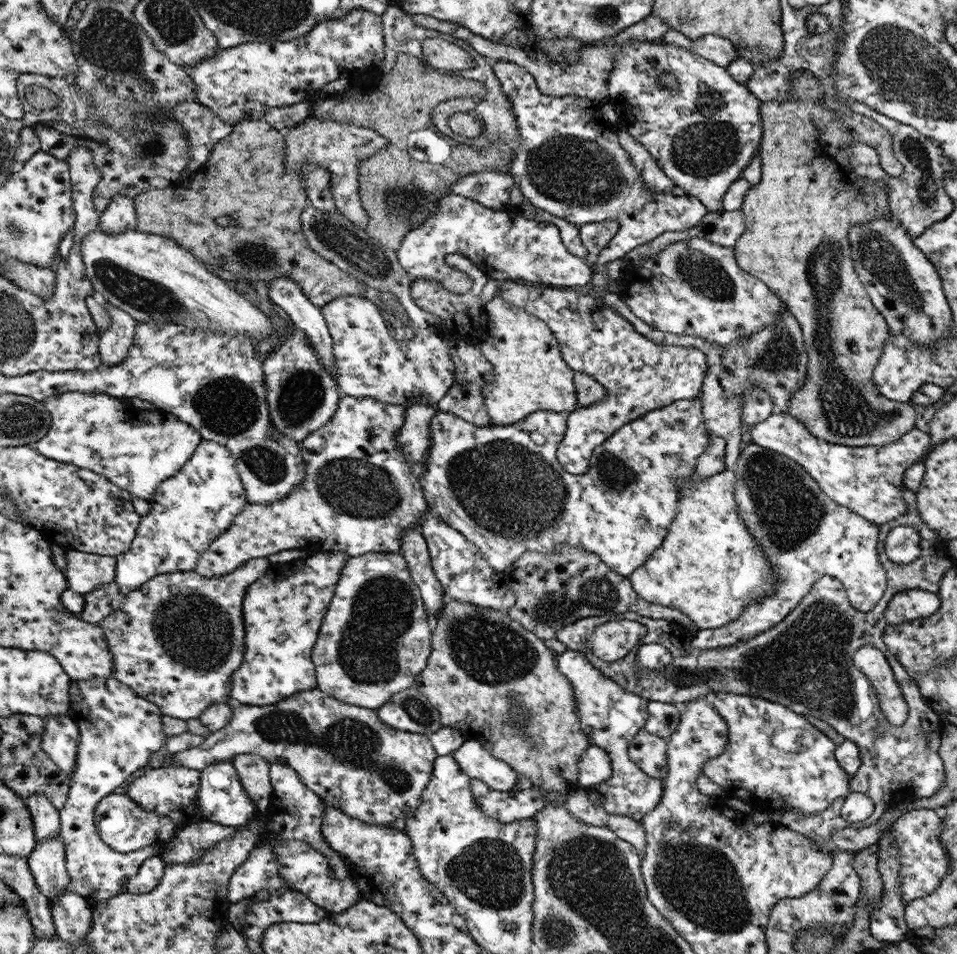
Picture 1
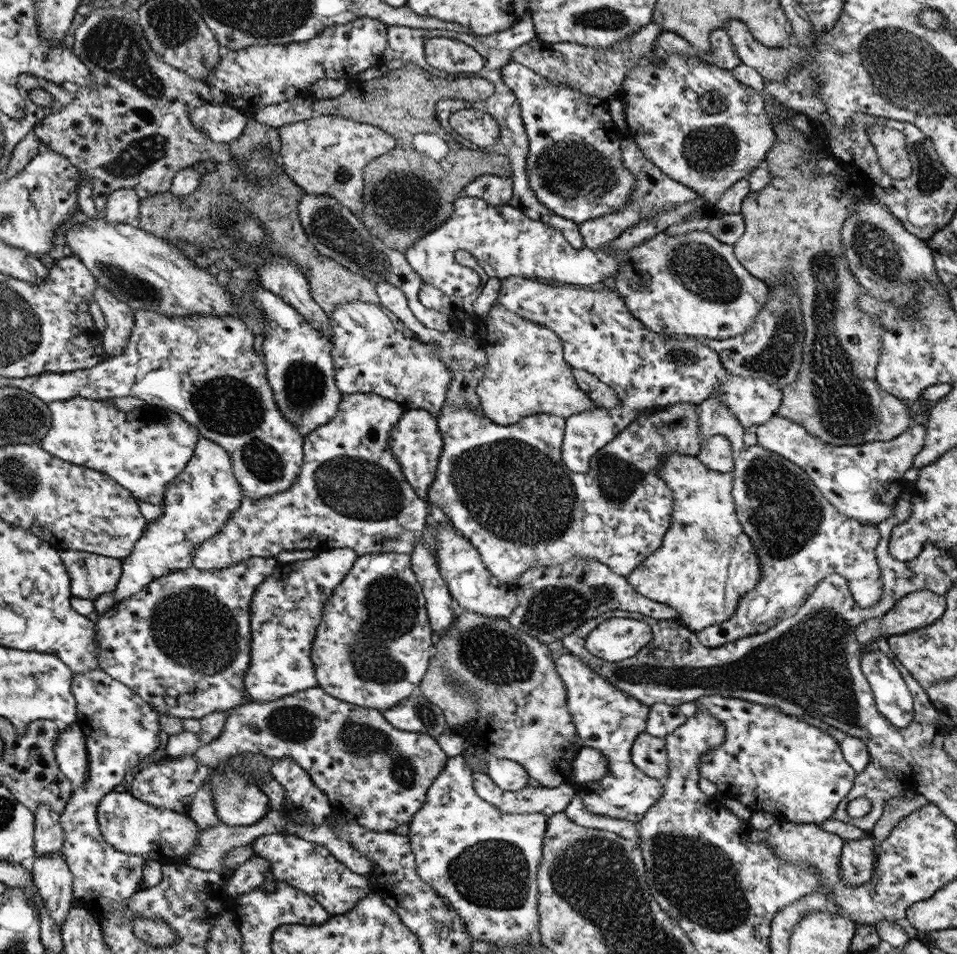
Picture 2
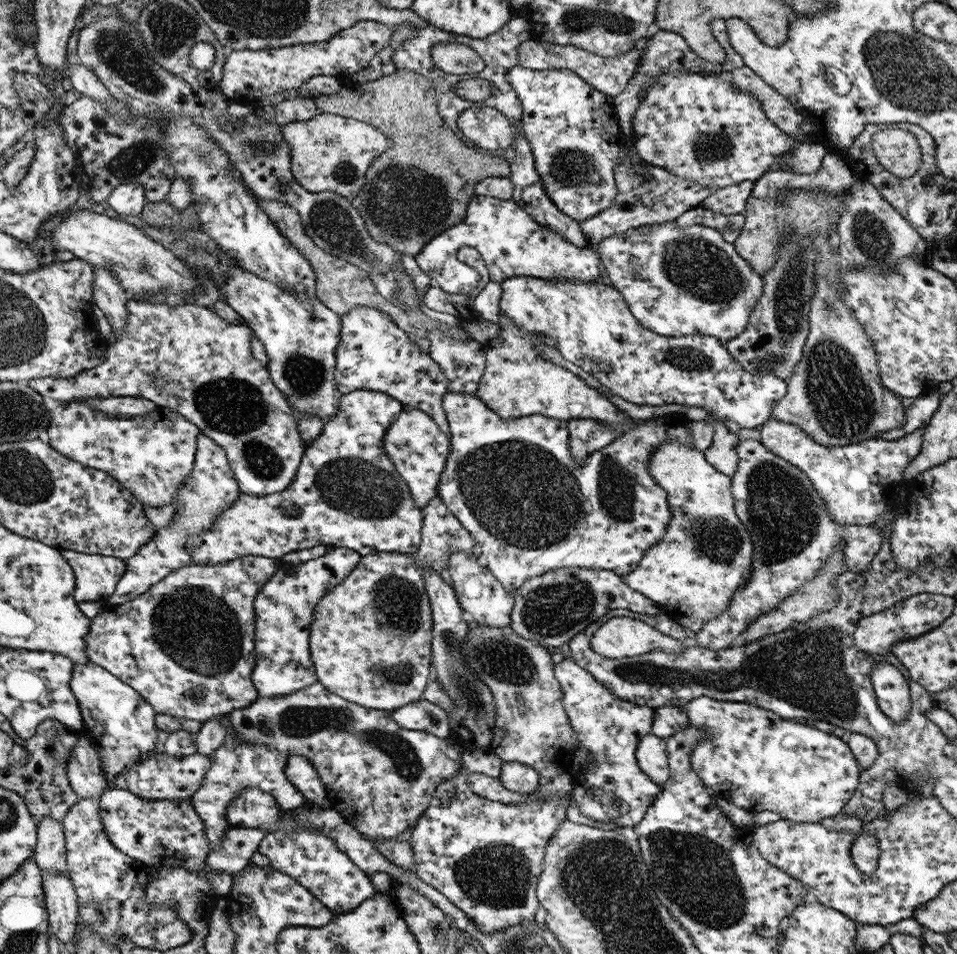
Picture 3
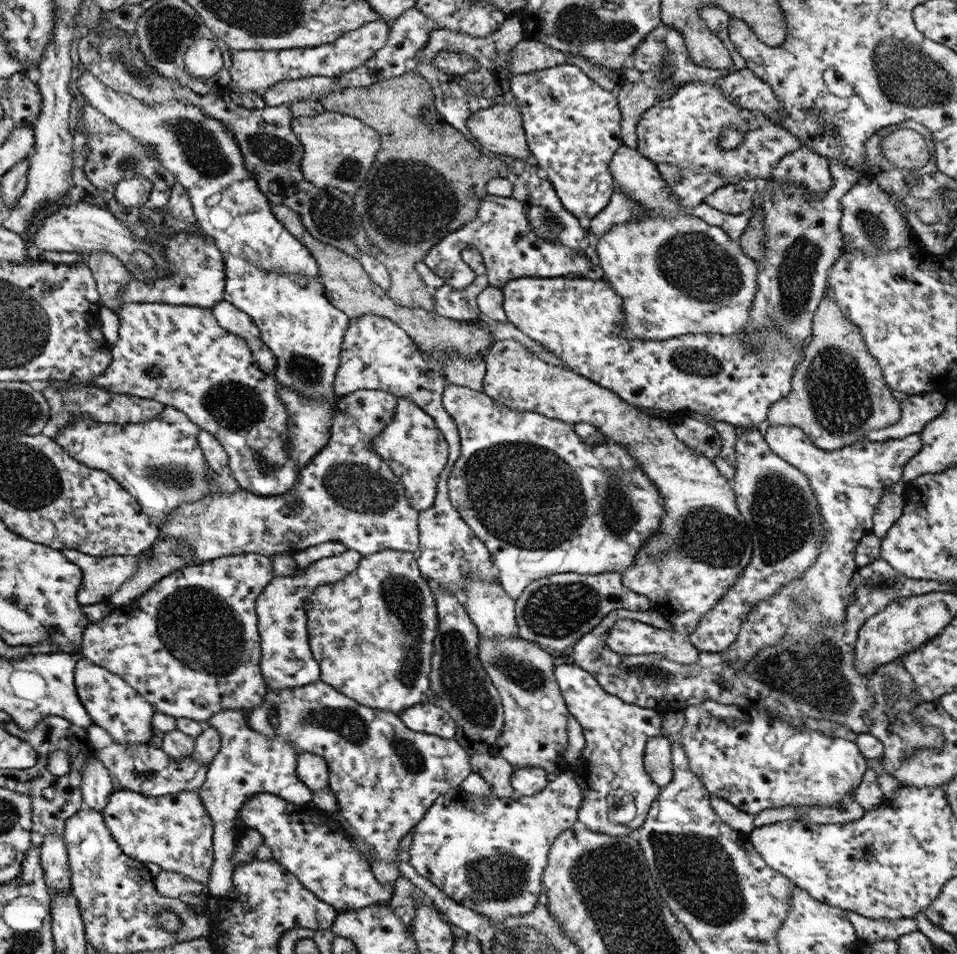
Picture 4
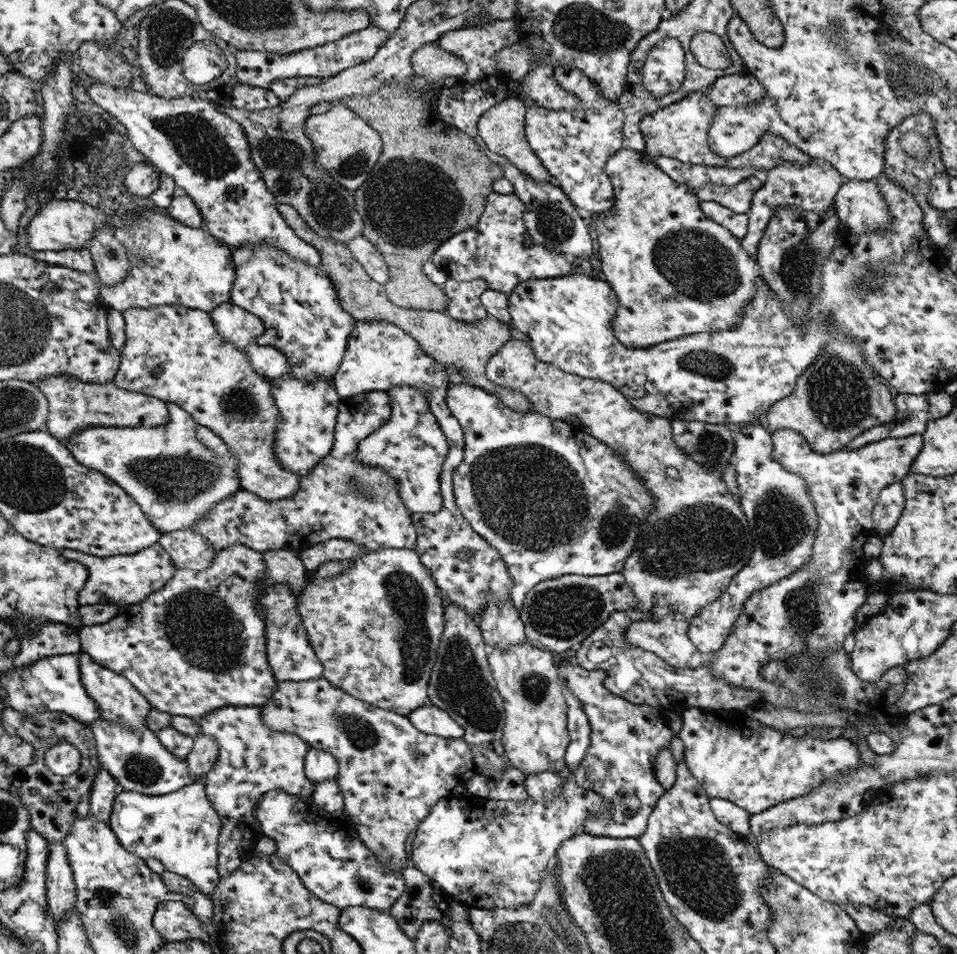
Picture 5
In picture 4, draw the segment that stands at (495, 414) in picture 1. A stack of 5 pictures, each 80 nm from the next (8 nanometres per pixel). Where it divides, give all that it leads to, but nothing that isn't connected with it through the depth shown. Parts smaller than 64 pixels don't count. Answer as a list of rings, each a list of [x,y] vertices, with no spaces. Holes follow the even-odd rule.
[[[506,339],[501,343],[497,343],[496,347],[488,352],[485,356],[485,375],[483,378],[483,387],[481,390],[484,393],[488,393],[489,397],[512,410],[519,410],[520,412],[537,412],[542,413],[542,416],[553,417],[556,420],[560,420],[565,423],[588,423],[592,427],[596,428],[599,433],[603,434],[606,442],[621,444],[625,446],[634,458],[641,464],[641,467],[645,469],[645,472],[650,477],[650,480],[657,485],[657,489],[660,490],[661,496],[665,500],[665,517],[664,522],[661,524],[661,529],[658,533],[652,535],[643,545],[641,551],[638,552],[637,559],[634,560],[633,567],[628,568],[621,573],[624,577],[624,583],[635,593],[644,595],[652,606],[651,610],[660,611],[665,616],[666,622],[672,624],[672,630],[670,629],[658,629],[652,627],[646,623],[642,623],[639,620],[618,620],[610,629],[608,635],[604,638],[604,645],[607,646],[612,652],[618,654],[648,654],[658,653],[665,656],[668,660],[689,665],[695,663],[699,657],[699,650],[691,643],[689,636],[696,631],[698,624],[701,623],[701,619],[704,618],[707,612],[713,610],[718,603],[721,602],[722,597],[735,585],[735,580],[739,577],[741,572],[744,572],[748,563],[750,563],[753,556],[753,541],[751,540],[751,534],[746,525],[746,521],[742,519],[740,511],[738,511],[738,504],[736,503],[735,493],[729,481],[717,468],[717,465],[713,463],[707,456],[699,455],[693,448],[690,448],[685,442],[682,442],[673,431],[673,427],[669,425],[667,418],[661,419],[648,413],[646,409],[640,409],[626,402],[623,397],[617,395],[613,389],[606,388],[604,385],[600,385],[597,381],[590,380],[589,377],[580,376],[572,370],[564,369],[563,367],[555,366],[545,361],[542,361],[542,356],[538,356],[538,352],[534,352],[534,348],[527,348],[526,344],[522,344],[522,340]]]

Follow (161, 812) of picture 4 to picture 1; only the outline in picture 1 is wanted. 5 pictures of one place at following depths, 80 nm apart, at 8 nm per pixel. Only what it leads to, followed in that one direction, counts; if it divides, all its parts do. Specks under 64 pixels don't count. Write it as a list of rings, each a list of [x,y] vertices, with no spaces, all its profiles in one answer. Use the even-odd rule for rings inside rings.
[[[114,793],[105,796],[97,804],[96,823],[101,839],[116,852],[129,853],[145,846],[154,846],[161,853],[167,844],[186,826],[177,826],[167,816],[155,812],[146,812],[140,808],[127,794]]]

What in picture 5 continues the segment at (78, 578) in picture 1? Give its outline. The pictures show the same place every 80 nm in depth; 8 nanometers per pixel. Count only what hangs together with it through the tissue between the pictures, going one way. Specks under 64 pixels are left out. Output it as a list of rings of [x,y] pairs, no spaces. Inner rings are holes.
[[[159,542],[136,555],[100,558],[76,550],[59,549],[59,552],[66,560],[78,562],[89,570],[89,579],[78,598],[80,606],[111,604],[124,608],[126,605],[139,603],[164,587],[176,571],[173,558]]]

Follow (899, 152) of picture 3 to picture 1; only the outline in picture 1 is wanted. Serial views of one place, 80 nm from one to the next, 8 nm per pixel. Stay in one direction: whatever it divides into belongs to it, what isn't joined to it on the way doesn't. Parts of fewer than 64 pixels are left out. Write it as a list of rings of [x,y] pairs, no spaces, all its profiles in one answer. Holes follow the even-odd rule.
[[[800,71],[792,76],[792,89],[789,90],[789,95],[785,100],[774,99],[771,101],[760,101],[761,108],[761,121],[762,121],[762,144],[760,144],[760,158],[761,158],[761,181],[754,186],[751,186],[746,193],[743,200],[742,210],[745,214],[745,231],[742,236],[736,241],[733,246],[735,252],[735,259],[737,265],[752,276],[758,277],[770,290],[772,290],[778,297],[780,297],[794,318],[798,321],[803,334],[803,343],[805,351],[808,355],[808,368],[805,383],[800,390],[795,392],[794,396],[790,397],[789,409],[786,414],[797,418],[805,424],[805,427],[819,439],[824,439],[826,442],[832,444],[842,444],[844,446],[886,446],[892,444],[898,440],[901,436],[904,436],[907,432],[910,432],[915,427],[916,412],[914,407],[905,403],[898,402],[896,400],[890,400],[878,390],[878,387],[873,381],[873,370],[878,364],[881,357],[884,345],[891,337],[885,318],[878,312],[878,309],[871,301],[869,294],[864,290],[862,281],[859,279],[855,266],[851,257],[851,248],[849,243],[849,230],[853,224],[866,224],[871,220],[877,220],[881,216],[885,216],[886,220],[892,218],[891,210],[889,209],[889,200],[887,195],[886,183],[880,181],[870,181],[863,177],[856,177],[853,174],[852,167],[850,165],[850,157],[846,156],[842,149],[846,147],[858,146],[860,144],[866,144],[872,147],[876,153],[882,170],[890,176],[892,179],[894,176],[899,177],[903,173],[903,166],[901,162],[894,157],[894,151],[892,151],[892,137],[891,134],[875,120],[870,117],[852,112],[850,110],[837,110],[832,112],[827,109],[824,101],[821,100],[822,96],[822,84],[818,78],[814,78],[814,74],[810,72]]]

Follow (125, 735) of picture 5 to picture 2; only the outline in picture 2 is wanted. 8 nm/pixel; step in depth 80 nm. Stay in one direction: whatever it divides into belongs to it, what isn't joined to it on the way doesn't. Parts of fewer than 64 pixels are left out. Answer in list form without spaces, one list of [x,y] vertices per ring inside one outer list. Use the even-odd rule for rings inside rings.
[[[186,755],[178,758],[163,758],[158,763],[152,763],[148,768],[136,771],[129,781],[128,791],[138,800],[151,804],[156,808],[169,808],[174,812],[188,813],[194,795],[201,790],[209,778],[210,769],[197,762],[197,757]]]

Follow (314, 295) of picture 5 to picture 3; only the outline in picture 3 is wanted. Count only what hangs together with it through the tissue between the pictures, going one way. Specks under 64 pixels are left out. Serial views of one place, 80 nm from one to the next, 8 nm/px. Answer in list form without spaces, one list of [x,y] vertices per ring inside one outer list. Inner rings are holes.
[[[225,265],[224,270],[230,277],[224,285],[224,293],[228,297],[228,304],[238,312],[245,324],[264,345],[269,358],[267,367],[273,383],[284,392],[285,399],[293,407],[294,412],[309,412],[328,422],[340,410],[343,395],[336,383],[337,346],[341,340],[341,314],[326,308],[316,296],[312,298],[296,295],[290,289],[280,289],[275,282],[266,280],[241,265]]]

